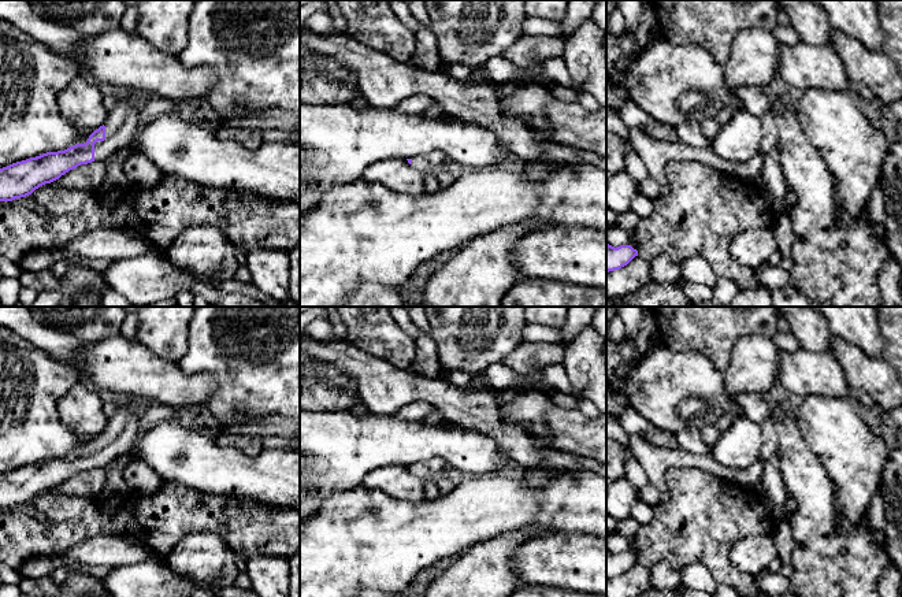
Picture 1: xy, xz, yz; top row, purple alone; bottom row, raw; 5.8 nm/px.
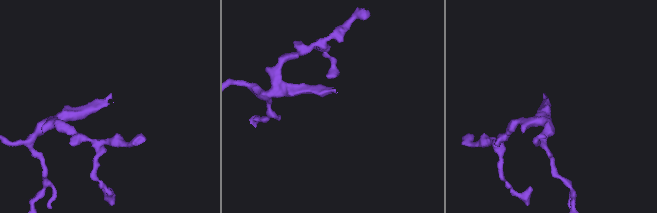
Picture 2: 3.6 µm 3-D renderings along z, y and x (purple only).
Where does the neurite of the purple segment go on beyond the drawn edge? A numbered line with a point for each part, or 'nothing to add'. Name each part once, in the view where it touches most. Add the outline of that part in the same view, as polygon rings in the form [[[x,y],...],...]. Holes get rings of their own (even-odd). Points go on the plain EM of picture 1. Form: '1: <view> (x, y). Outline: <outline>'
1: xy (122, 429). Outline: [[[127,400],[105,426],[105,446],[94,450],[94,467],[105,467],[112,460],[126,456],[140,434],[141,405]]]

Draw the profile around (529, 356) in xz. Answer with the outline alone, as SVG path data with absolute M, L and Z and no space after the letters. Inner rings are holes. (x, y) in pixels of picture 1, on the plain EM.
M523 341L501 363L517 374L531 374L553 364L563 364L565 345Z

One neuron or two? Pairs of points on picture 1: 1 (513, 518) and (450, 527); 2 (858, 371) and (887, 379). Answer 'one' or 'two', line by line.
1: one
2: one

